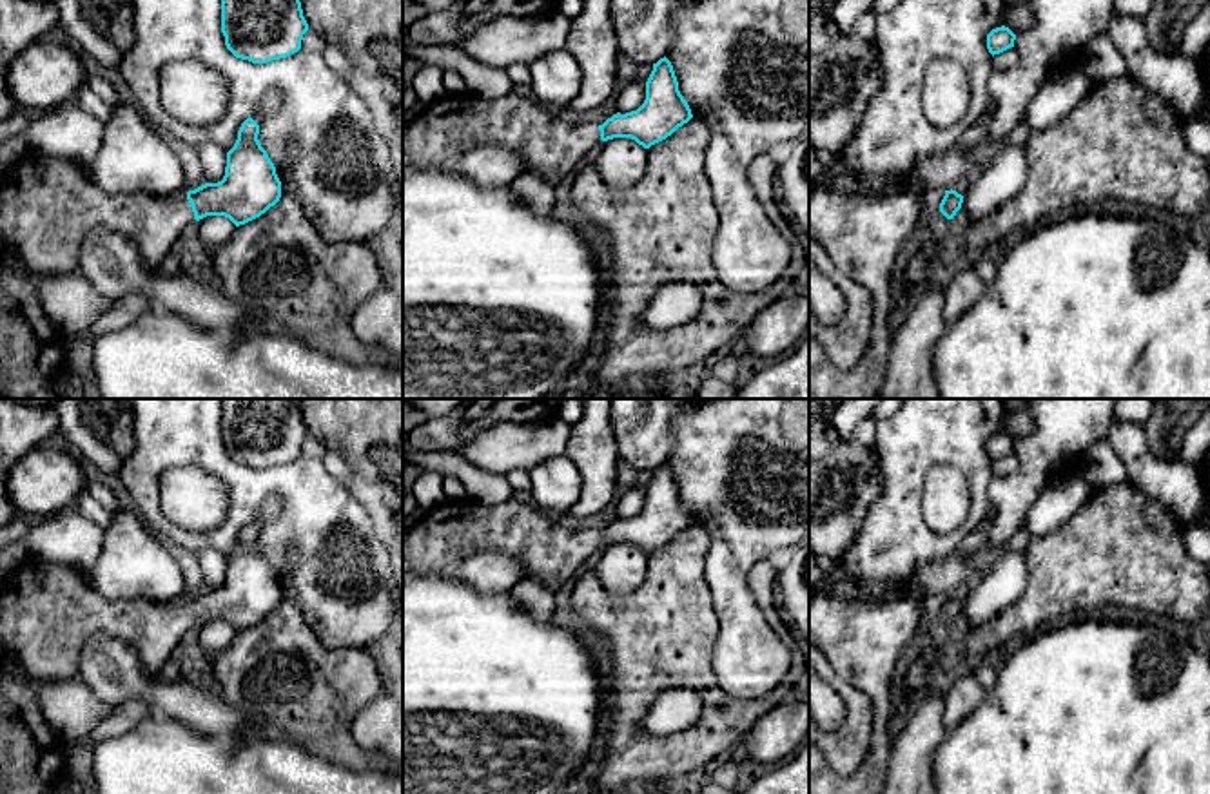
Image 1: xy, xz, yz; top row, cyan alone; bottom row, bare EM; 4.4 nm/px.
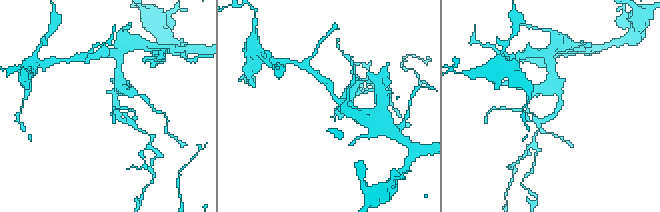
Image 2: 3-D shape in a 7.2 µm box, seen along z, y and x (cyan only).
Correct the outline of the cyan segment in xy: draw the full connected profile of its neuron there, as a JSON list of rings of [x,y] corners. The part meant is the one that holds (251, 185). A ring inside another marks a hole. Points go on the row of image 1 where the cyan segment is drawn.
[[[249,116],[238,131],[234,147],[227,152],[223,179],[171,198],[147,192],[109,194],[91,179],[87,167],[27,150],[20,161],[2,172],[0,234],[42,276],[82,277],[82,241],[94,228],[127,236],[140,248],[143,263],[149,268],[158,268],[189,223],[207,216],[225,216],[239,227],[259,218],[279,201],[281,181],[258,134],[259,125]]]

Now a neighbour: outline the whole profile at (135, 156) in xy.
[[[136,103],[112,109],[98,154],[87,169],[91,179],[109,194],[171,198],[187,192],[180,158]]]

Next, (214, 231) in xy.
[[[207,216],[198,221],[200,239],[207,252],[225,243],[236,230],[236,225],[225,216]]]

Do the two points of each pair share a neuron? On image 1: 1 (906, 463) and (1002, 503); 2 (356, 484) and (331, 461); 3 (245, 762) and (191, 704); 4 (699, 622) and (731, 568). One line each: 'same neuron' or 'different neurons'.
1: different neurons
2: same neuron
3: different neurons
4: different neurons

